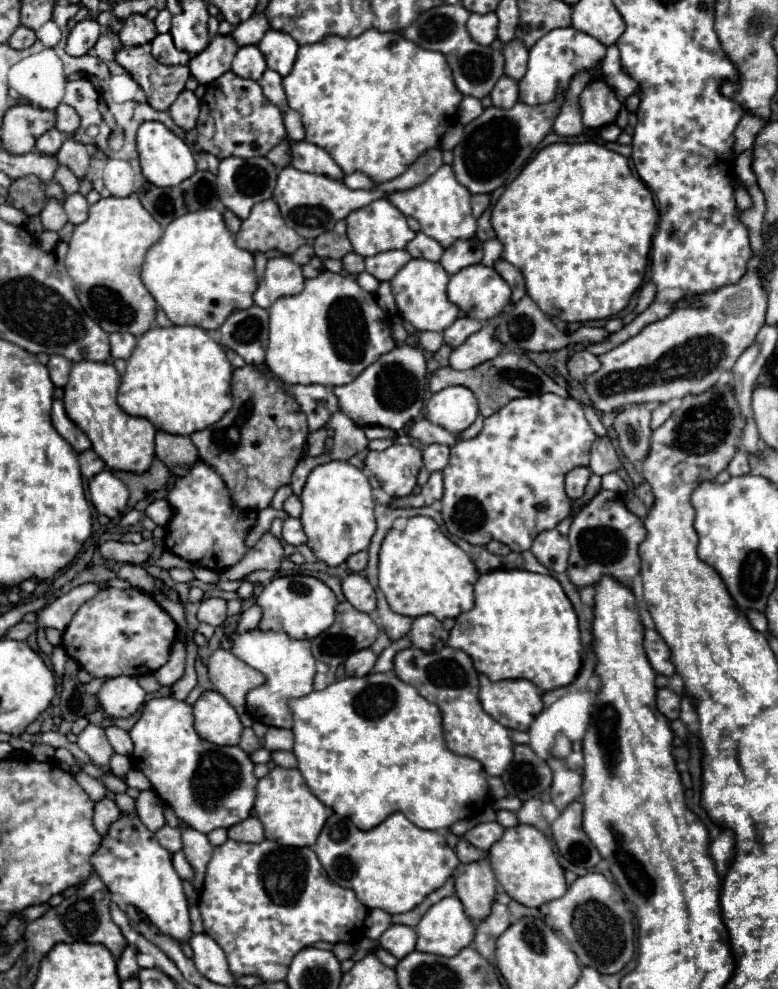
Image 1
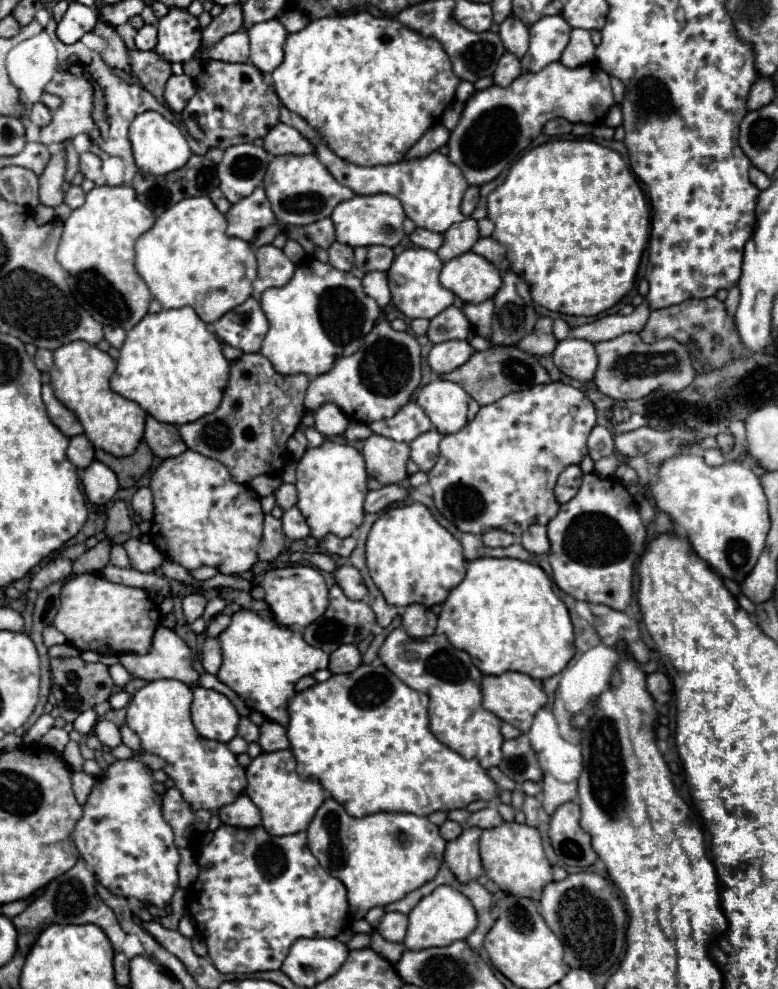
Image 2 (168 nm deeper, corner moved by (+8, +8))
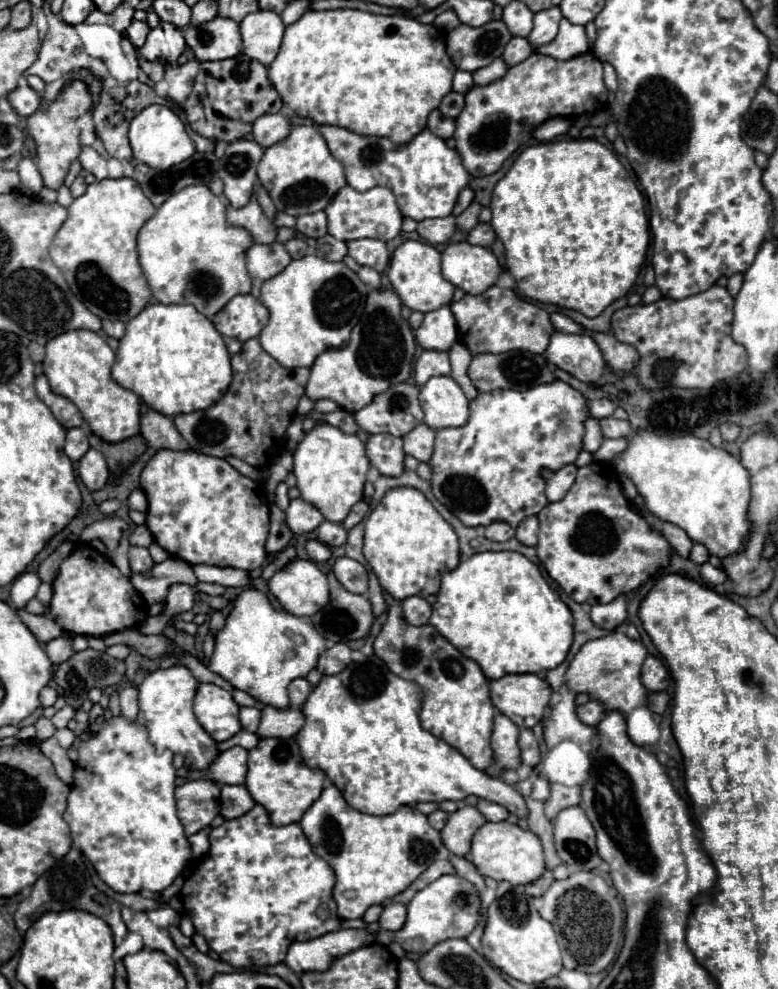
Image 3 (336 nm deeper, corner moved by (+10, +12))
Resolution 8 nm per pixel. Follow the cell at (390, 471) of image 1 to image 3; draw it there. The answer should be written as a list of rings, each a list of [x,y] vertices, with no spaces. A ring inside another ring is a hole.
[[[373,434],[367,442],[369,462],[383,476],[399,476],[403,472],[403,440],[391,434]]]

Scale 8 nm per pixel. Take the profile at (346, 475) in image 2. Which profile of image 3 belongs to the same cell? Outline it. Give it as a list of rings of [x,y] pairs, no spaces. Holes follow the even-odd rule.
[[[327,422],[315,424],[293,452],[297,488],[301,498],[319,508],[329,522],[341,522],[349,514],[351,506],[363,498],[363,486],[369,472],[369,458],[365,444],[357,434],[347,434]]]

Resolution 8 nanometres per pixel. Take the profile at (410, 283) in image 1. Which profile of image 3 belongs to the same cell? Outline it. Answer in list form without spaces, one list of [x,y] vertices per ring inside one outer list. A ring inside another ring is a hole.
[[[417,240],[403,242],[393,252],[387,276],[391,280],[393,290],[401,296],[403,304],[411,310],[419,310],[425,314],[425,312],[437,310],[445,304],[451,304],[451,300],[453,300],[455,286],[441,276],[441,254],[437,252],[435,246],[431,246],[427,242],[417,242]]]

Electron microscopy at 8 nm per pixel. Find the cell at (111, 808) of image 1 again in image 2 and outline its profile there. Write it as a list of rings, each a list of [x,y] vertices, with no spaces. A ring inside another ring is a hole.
[[[73,772],[71,774],[71,780],[73,780],[73,790],[75,790],[75,798],[77,802],[83,806],[95,786],[95,778],[85,774],[85,772]]]

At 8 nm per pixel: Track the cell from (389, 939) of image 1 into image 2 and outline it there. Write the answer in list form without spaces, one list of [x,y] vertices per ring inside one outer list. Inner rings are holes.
[[[389,912],[381,918],[379,926],[377,926],[377,932],[389,940],[389,942],[395,942],[395,944],[401,944],[403,938],[405,938],[405,932],[407,932],[407,916],[405,914],[399,914],[399,912]]]

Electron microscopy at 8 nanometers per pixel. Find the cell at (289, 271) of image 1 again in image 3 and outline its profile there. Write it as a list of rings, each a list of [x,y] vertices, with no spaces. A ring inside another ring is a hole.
[[[281,242],[253,244],[247,252],[247,270],[253,280],[251,294],[257,298],[261,284],[273,278],[275,274],[279,274],[289,262],[291,262],[291,256],[289,252],[285,252],[285,246]]]

